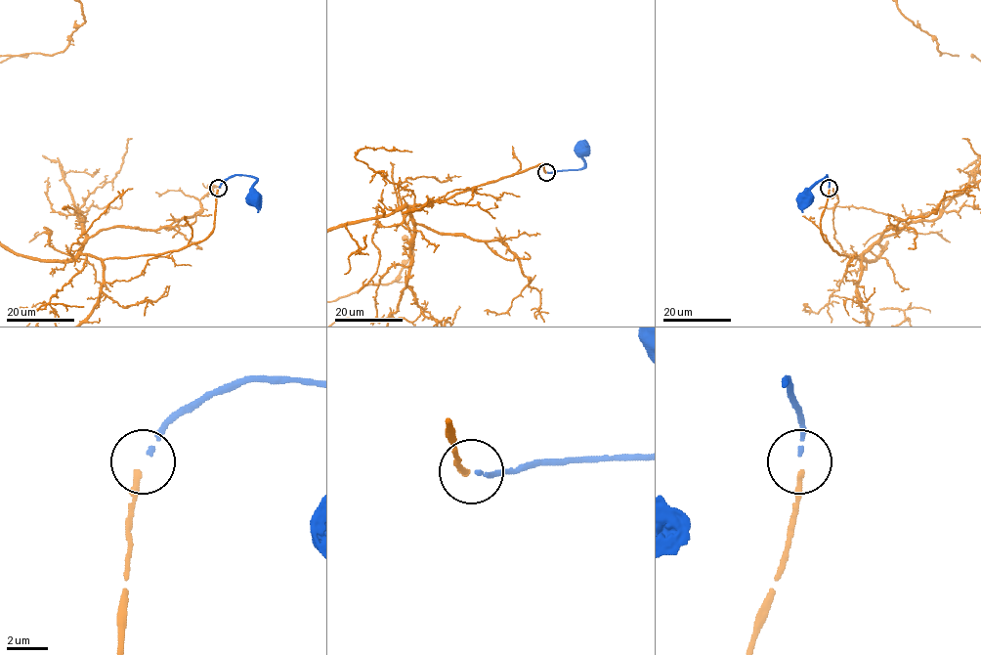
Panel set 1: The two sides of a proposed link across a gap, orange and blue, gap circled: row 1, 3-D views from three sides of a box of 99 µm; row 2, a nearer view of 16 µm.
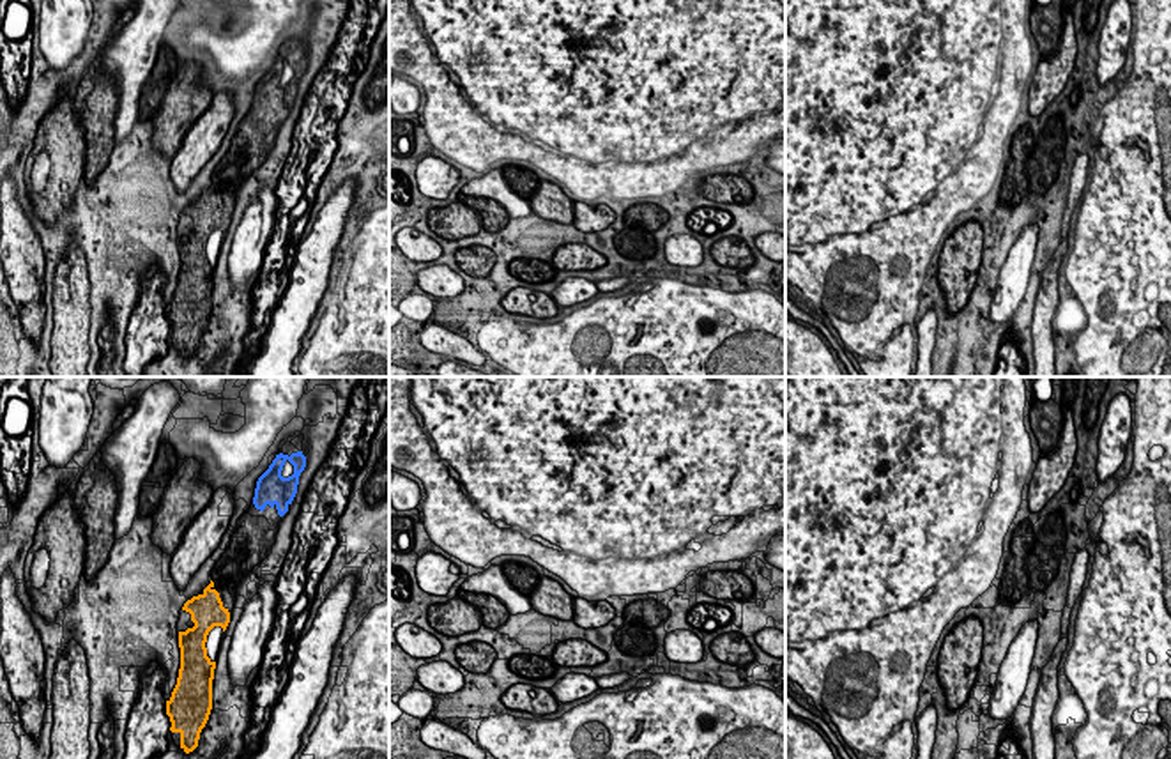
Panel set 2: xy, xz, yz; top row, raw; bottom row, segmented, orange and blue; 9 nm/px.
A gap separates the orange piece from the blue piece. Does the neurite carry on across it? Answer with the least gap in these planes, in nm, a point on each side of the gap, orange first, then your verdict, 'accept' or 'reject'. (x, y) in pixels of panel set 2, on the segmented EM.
800 nm apart; from orange across xy (211, 581), (257, 508); reject

